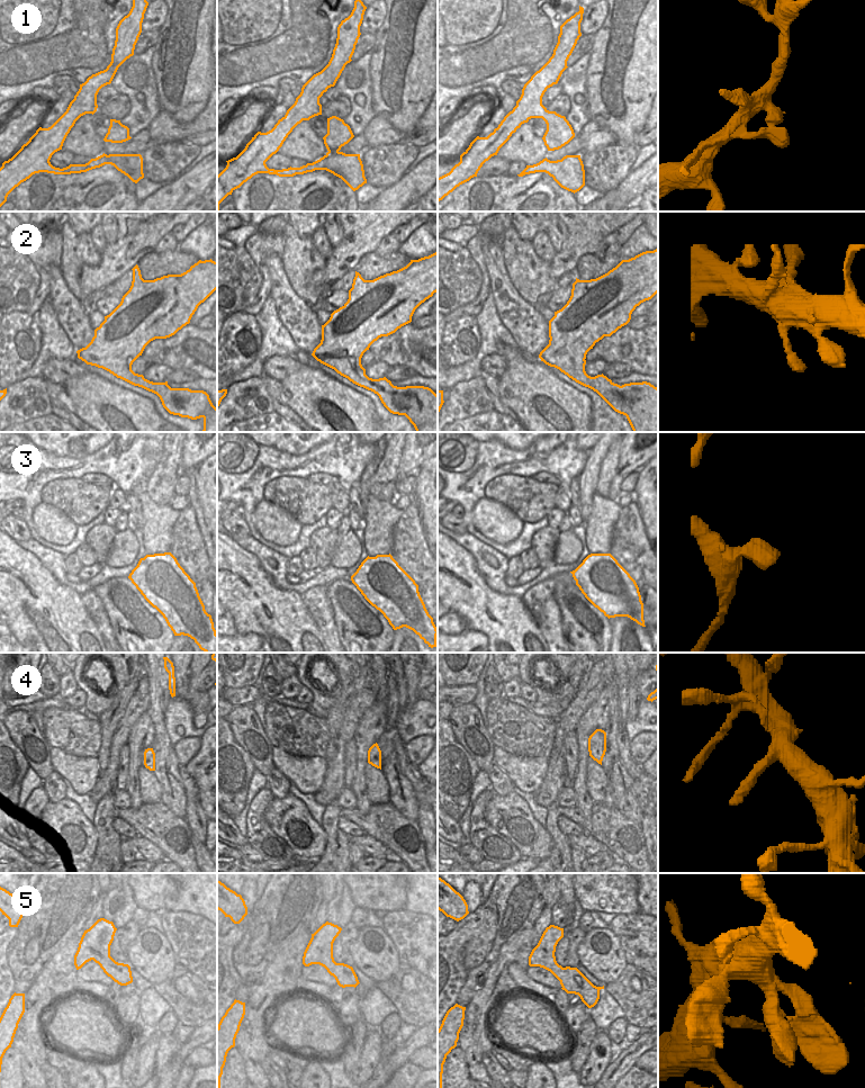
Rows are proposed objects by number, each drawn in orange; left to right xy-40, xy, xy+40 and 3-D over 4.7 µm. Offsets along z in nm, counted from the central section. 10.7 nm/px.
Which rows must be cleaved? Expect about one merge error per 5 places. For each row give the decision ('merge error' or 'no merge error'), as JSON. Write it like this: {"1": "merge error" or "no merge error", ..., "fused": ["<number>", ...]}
{"1": "no merge error", "2": "no merge error", "3": "merge error", "4": "no merge error", "5": "no merge error", "fused": ["3"]}

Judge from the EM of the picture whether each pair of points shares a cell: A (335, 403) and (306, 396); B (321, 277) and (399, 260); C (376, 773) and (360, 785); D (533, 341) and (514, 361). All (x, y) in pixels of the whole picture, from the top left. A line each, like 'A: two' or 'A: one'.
A: one
B: two
C: two
D: two

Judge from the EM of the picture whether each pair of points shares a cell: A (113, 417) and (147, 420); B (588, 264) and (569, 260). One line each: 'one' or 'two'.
A: one
B: two

